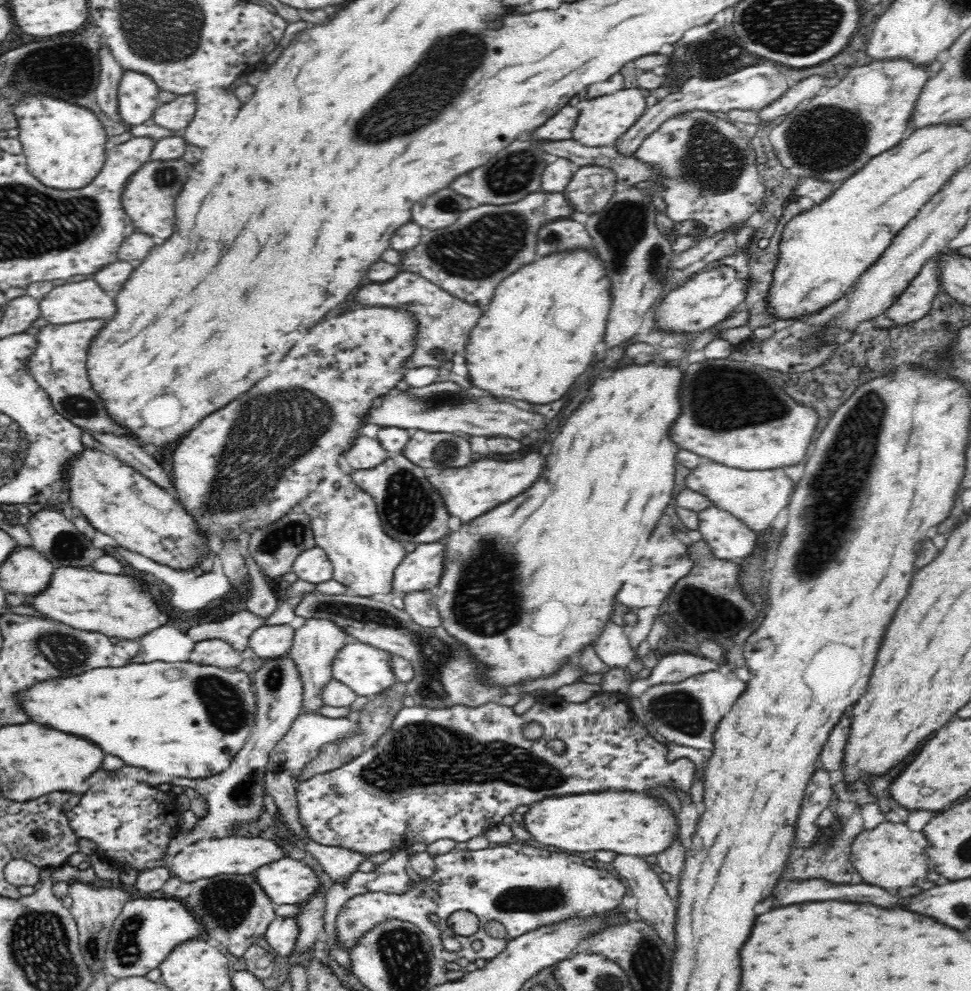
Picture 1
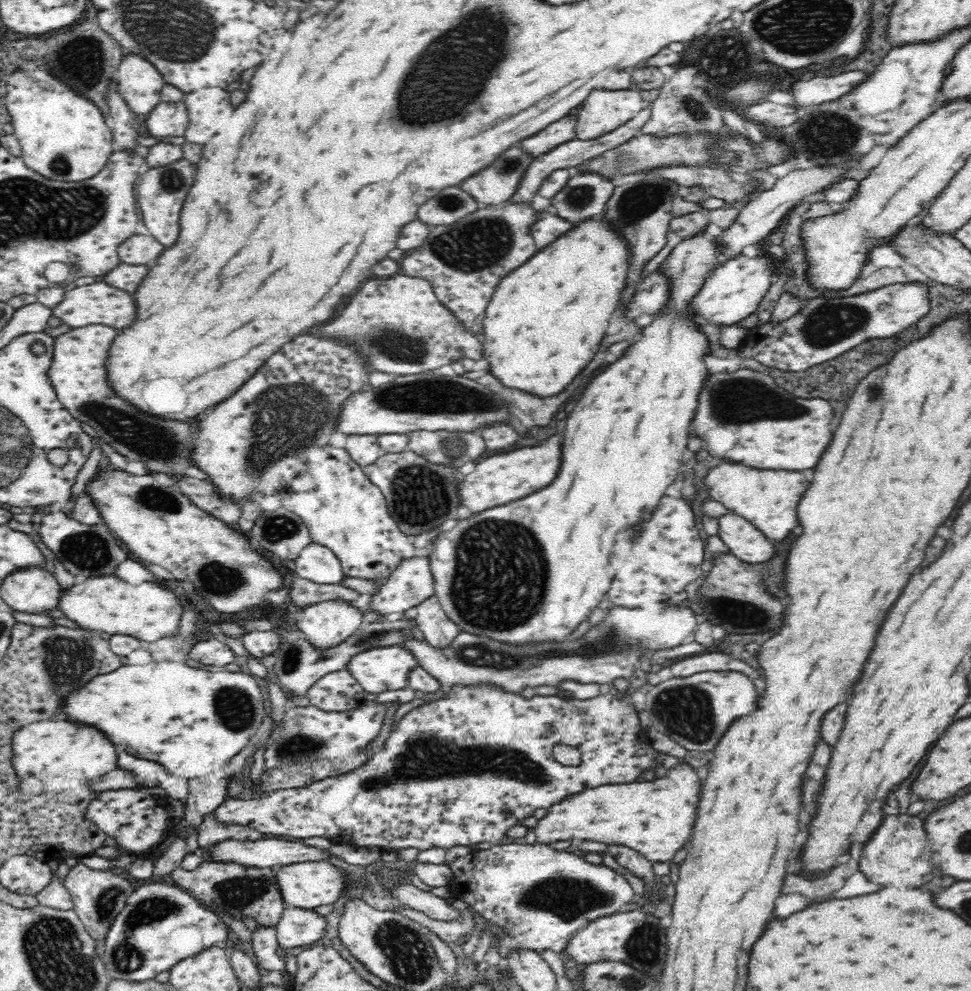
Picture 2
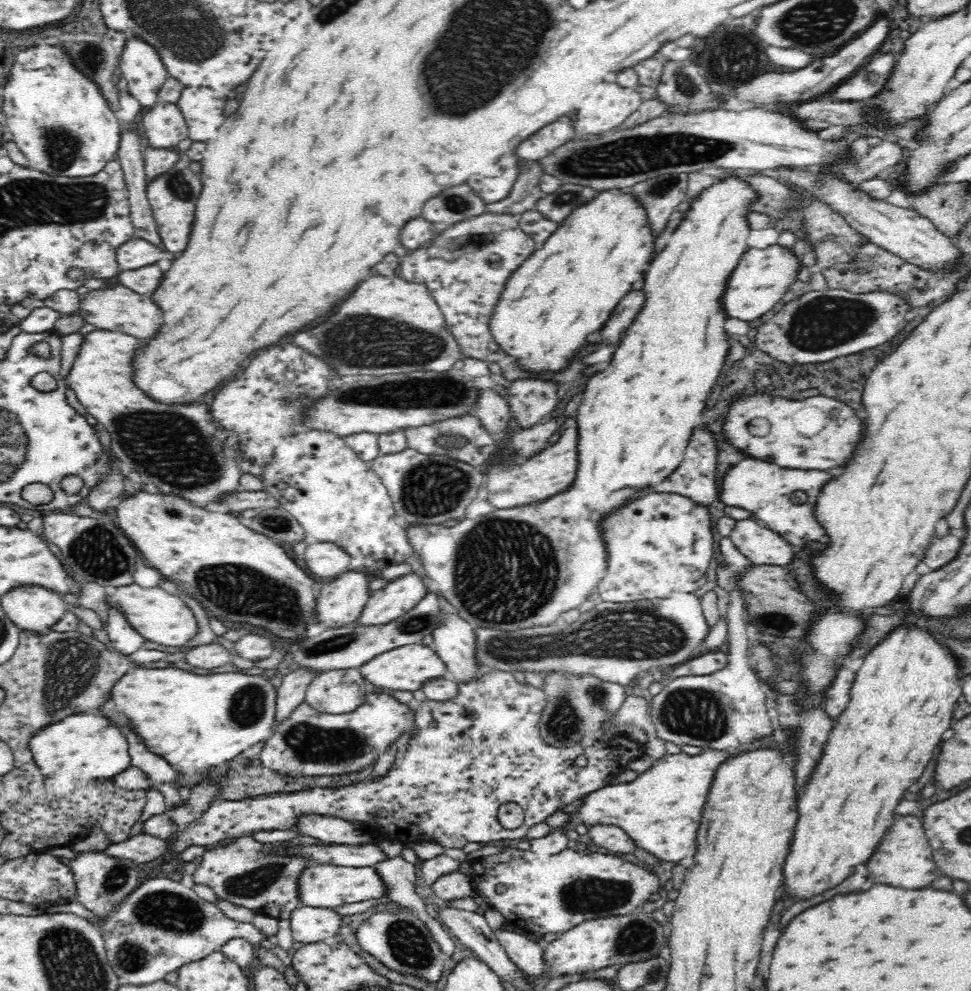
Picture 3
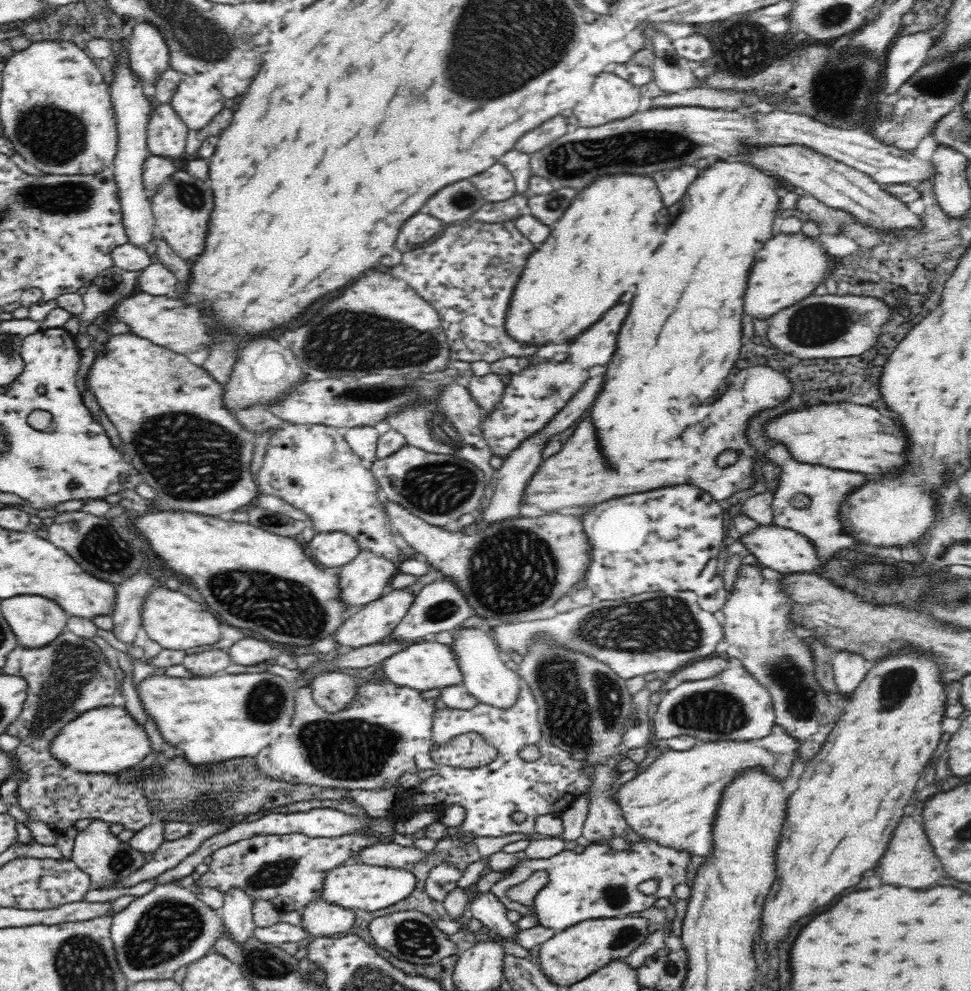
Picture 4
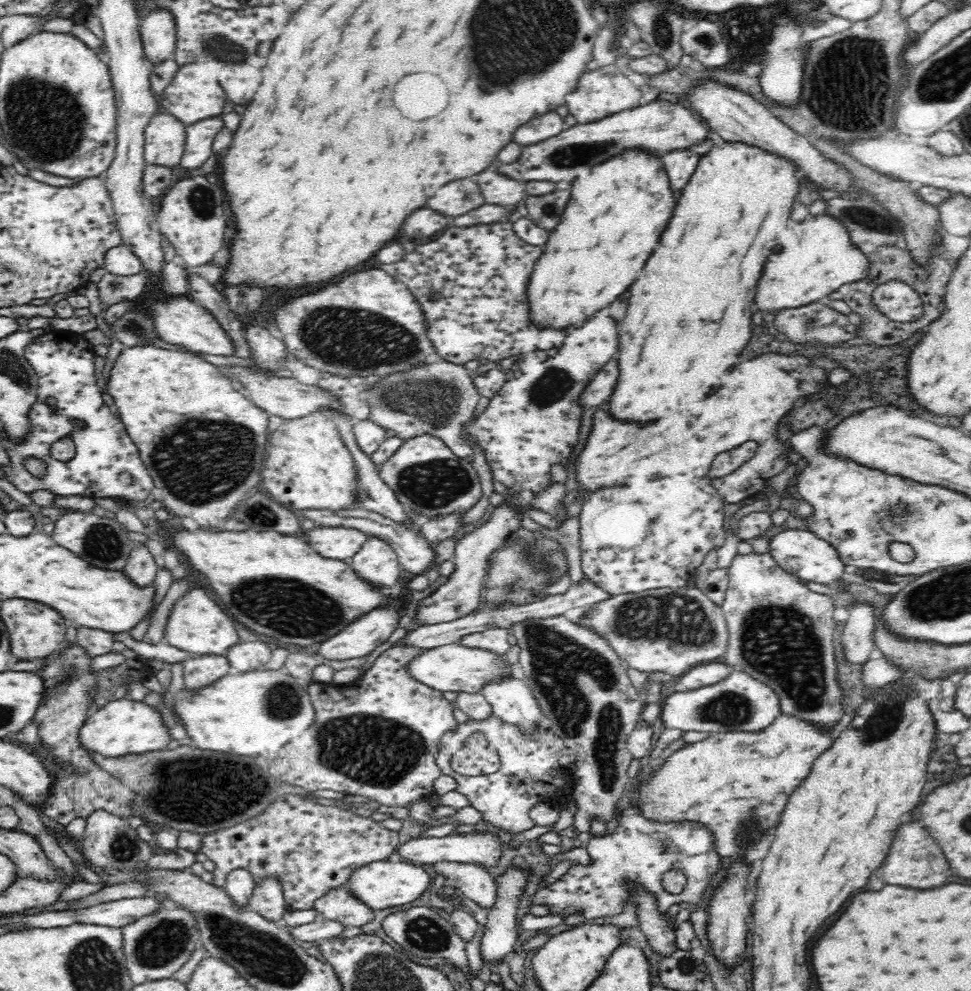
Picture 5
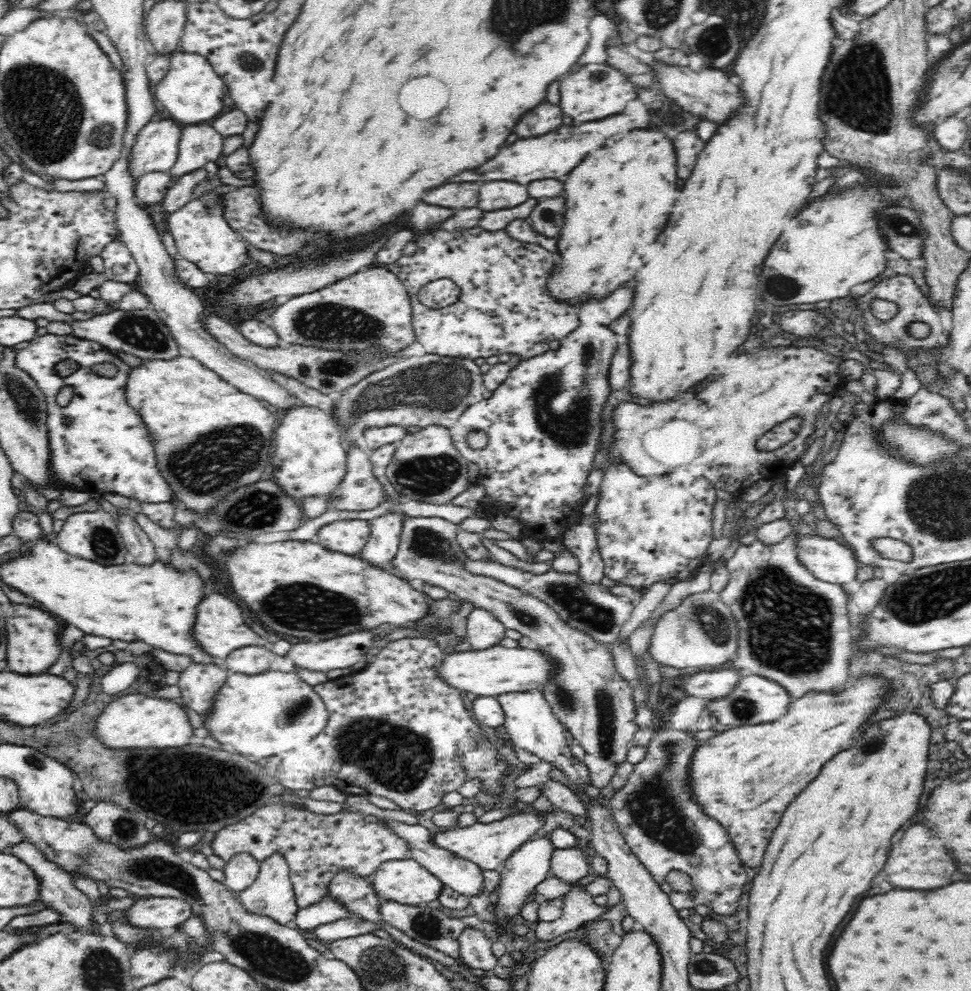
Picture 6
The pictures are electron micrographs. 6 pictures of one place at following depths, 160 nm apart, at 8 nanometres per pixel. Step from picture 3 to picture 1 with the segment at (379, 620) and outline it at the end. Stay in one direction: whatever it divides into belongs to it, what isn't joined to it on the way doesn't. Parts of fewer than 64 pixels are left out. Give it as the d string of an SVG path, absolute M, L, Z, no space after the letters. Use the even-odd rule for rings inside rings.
M443 540L420 543L394 570L391 590L412 594L438 586L443 571Z

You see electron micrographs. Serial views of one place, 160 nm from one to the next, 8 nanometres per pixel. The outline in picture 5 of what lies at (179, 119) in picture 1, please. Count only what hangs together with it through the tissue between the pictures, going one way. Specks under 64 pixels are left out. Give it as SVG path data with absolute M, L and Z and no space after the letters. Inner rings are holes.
M158 113L146 125L144 134L146 165L172 168L180 164L185 150L185 124L168 113Z

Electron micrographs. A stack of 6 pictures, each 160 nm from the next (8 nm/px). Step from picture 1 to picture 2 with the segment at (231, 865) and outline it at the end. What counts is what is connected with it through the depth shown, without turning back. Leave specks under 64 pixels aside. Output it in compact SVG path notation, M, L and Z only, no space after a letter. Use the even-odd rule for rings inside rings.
M260 838L254 842L240 842L238 840L228 840L222 842L222 844L216 844L214 848L201 852L196 850L196 854L186 854L184 860L182 860L182 869L190 870L196 868L202 859L210 855L210 859L222 860L222 861L236 861L236 863L242 863L244 865L250 865L254 867L271 867L277 866L278 868L288 866L289 864L298 864L300 862L320 862L326 860L332 860L334 856L330 854L330 850L326 848L316 848L316 846L309 846L305 843L287 841L286 839L275 838Z

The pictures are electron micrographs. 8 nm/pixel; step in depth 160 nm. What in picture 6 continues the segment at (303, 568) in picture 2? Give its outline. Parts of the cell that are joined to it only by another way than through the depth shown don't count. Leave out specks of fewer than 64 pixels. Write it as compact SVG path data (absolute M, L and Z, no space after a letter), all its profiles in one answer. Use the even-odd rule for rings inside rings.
M338 520L322 526L318 535L318 543L333 552L356 556L366 546L371 536L371 526L368 520Z

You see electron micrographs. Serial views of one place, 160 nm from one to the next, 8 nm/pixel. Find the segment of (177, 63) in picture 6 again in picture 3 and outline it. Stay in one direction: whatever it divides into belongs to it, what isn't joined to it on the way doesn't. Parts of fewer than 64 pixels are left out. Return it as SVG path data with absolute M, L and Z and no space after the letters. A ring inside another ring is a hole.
M206 86L182 87L177 105L185 116L188 136L193 141L210 140L216 136L218 128L224 122L224 116L222 116L224 102L226 102L224 98L218 98Z

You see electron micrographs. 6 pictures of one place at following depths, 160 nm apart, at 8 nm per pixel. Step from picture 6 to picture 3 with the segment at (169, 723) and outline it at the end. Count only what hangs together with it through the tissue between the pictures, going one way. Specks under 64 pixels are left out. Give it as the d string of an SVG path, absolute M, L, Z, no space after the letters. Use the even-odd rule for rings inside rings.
M100 712L76 714L44 728L30 742L34 759L50 778L113 778L132 766L129 740L120 726Z

